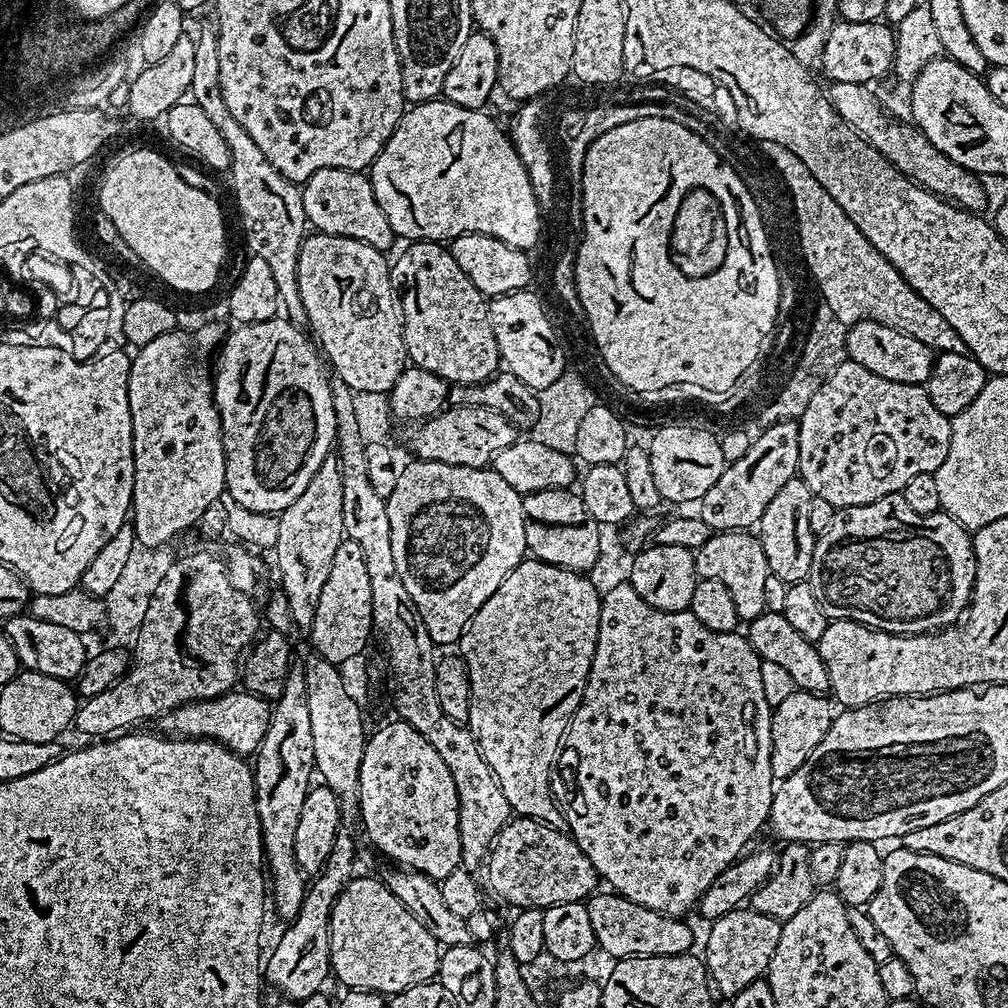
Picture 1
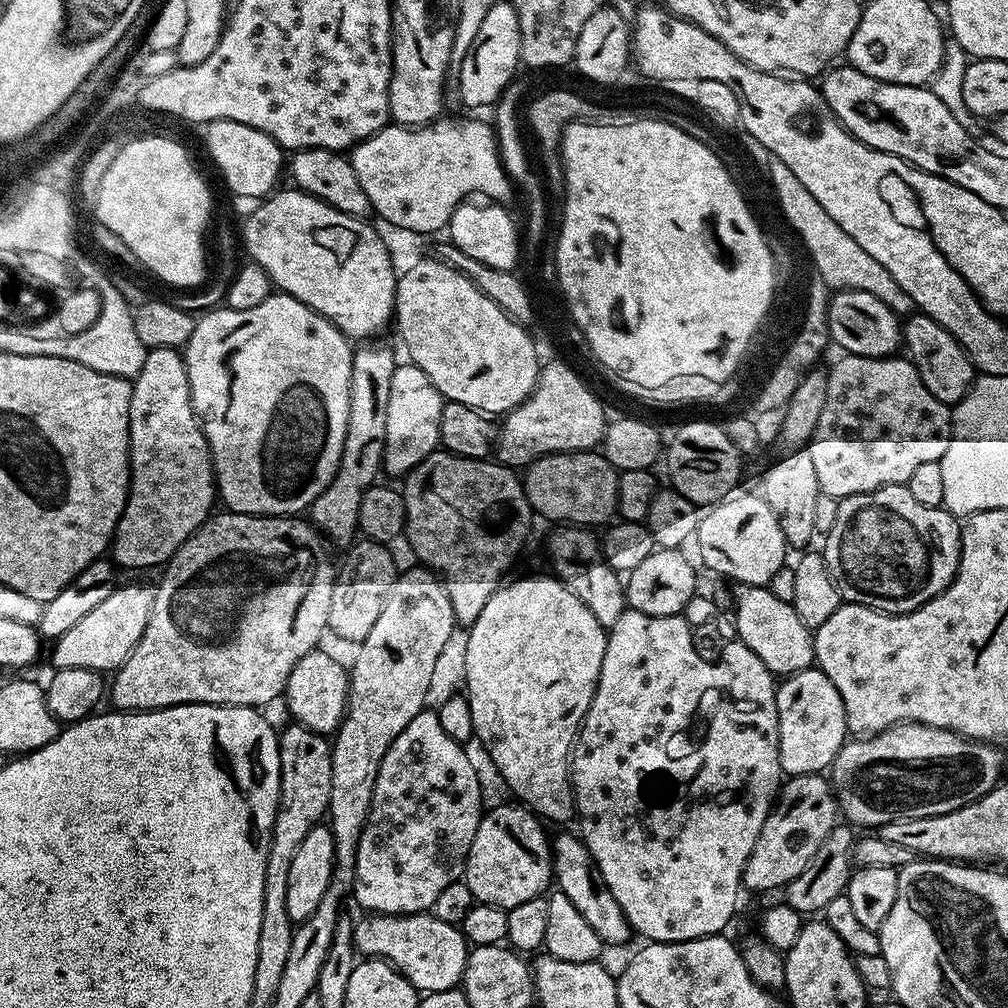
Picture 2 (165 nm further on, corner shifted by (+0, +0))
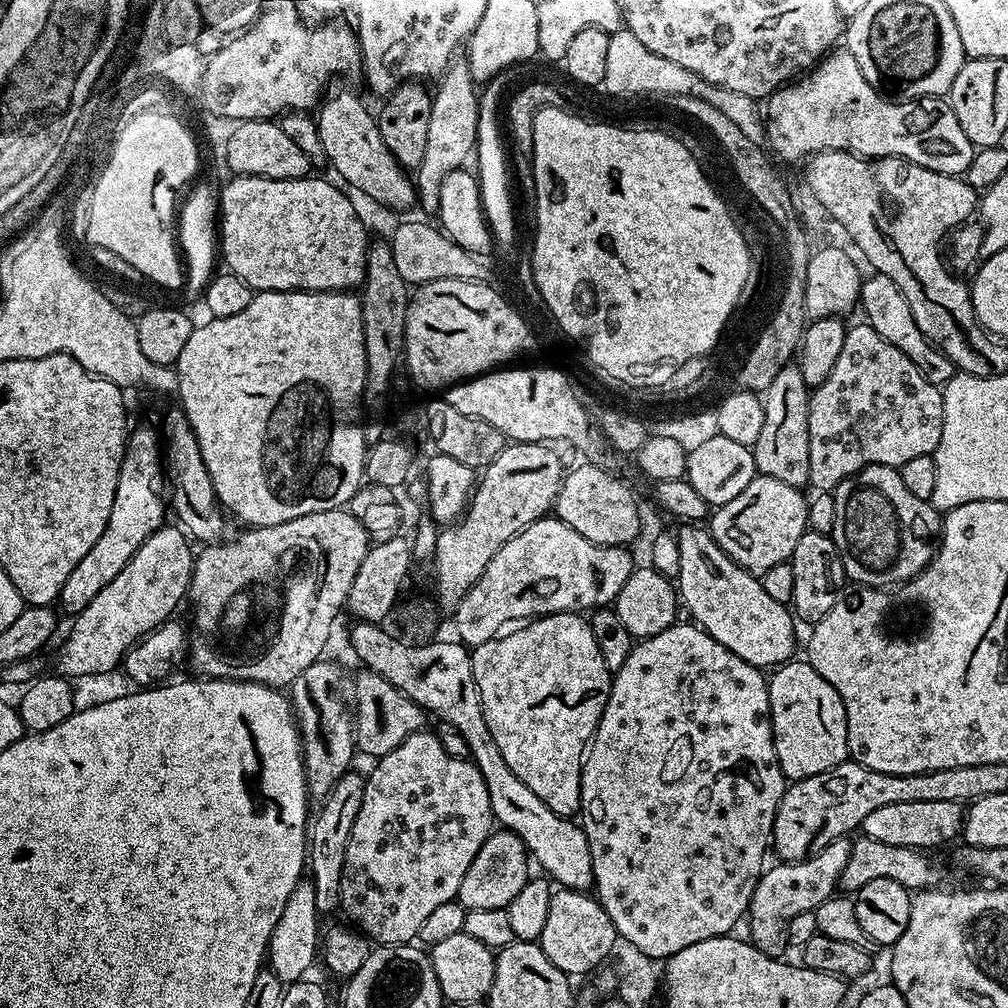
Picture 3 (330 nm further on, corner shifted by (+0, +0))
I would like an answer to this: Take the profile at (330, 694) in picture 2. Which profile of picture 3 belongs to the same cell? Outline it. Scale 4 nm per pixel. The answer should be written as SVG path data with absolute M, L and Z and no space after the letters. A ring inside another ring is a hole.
M360 670L356 673L356 704L354 700L354 735L356 747L361 753L379 758L390 754L410 734L421 731L425 727L426 713L419 708L410 697L402 694L393 684L386 682L376 672Z

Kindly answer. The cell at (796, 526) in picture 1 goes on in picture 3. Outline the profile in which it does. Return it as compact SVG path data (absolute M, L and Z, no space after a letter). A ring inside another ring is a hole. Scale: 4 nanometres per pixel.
M789 366L778 372L778 378L770 382L767 392L763 393L764 421L762 434L758 434L756 443L751 445L752 457L756 463L756 471L761 476L778 478L778 482L786 482L786 486L803 489L810 478L810 422L808 421L808 398L810 389L806 378L802 378L799 367Z

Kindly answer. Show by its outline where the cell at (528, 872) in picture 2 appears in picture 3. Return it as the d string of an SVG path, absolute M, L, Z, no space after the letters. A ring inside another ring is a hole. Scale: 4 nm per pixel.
M497 829L482 842L478 854L474 854L474 862L470 862L470 870L466 870L462 886L458 886L456 899L465 910L507 908L530 878L528 864L530 853L521 839L508 829Z

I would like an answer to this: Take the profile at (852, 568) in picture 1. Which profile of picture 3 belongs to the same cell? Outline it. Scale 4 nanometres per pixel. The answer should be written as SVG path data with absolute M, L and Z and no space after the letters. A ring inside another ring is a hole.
M866 466L834 489L834 526L830 535L842 558L845 577L857 585L888 590L913 580L936 555L941 532L941 513L929 501L914 498L914 494L906 490L899 471L890 466Z

